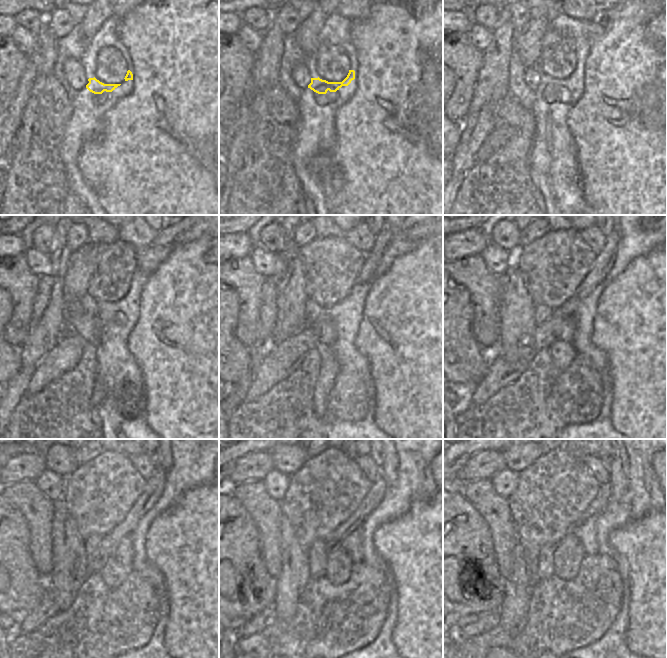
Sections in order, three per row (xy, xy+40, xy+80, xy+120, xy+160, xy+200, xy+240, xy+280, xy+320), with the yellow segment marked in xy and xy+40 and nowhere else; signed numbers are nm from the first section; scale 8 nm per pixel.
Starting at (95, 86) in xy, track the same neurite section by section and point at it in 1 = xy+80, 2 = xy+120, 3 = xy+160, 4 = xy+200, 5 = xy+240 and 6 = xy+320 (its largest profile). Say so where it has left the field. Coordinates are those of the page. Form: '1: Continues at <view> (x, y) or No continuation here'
1: Continues at xy+80 (546, 84)
2: Continues at xy+120 (130, 399)
3: Continues at xy+160 (352, 397)
4: Continues at xy+200 (575, 396)
5: Continues at xy+240 (127, 615)
6: Continues at xy+320 (577, 612)

